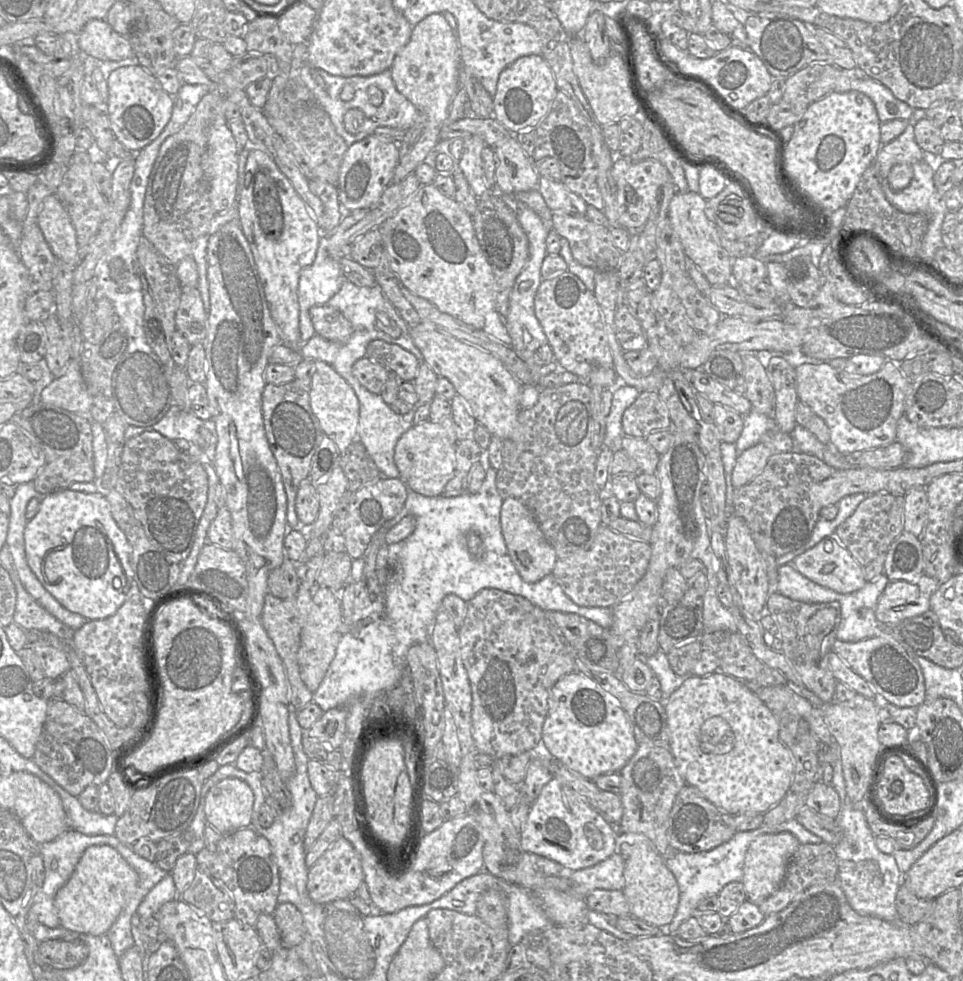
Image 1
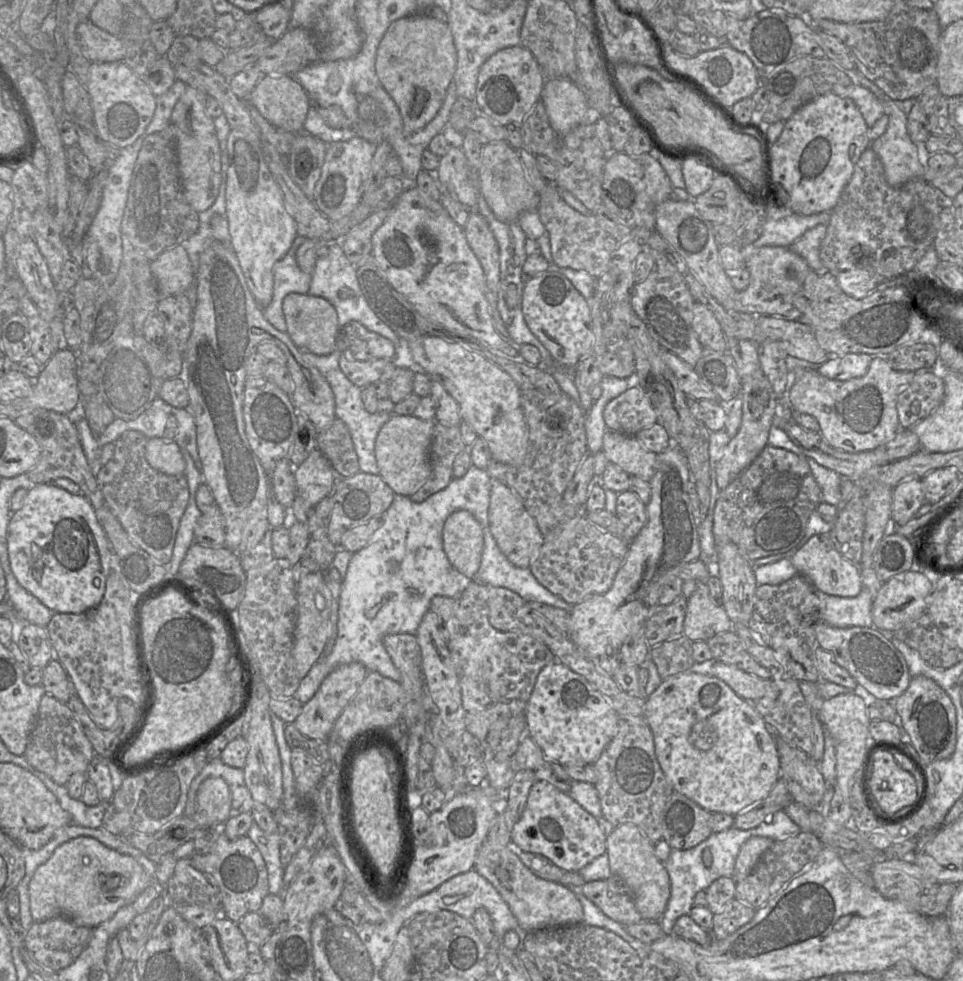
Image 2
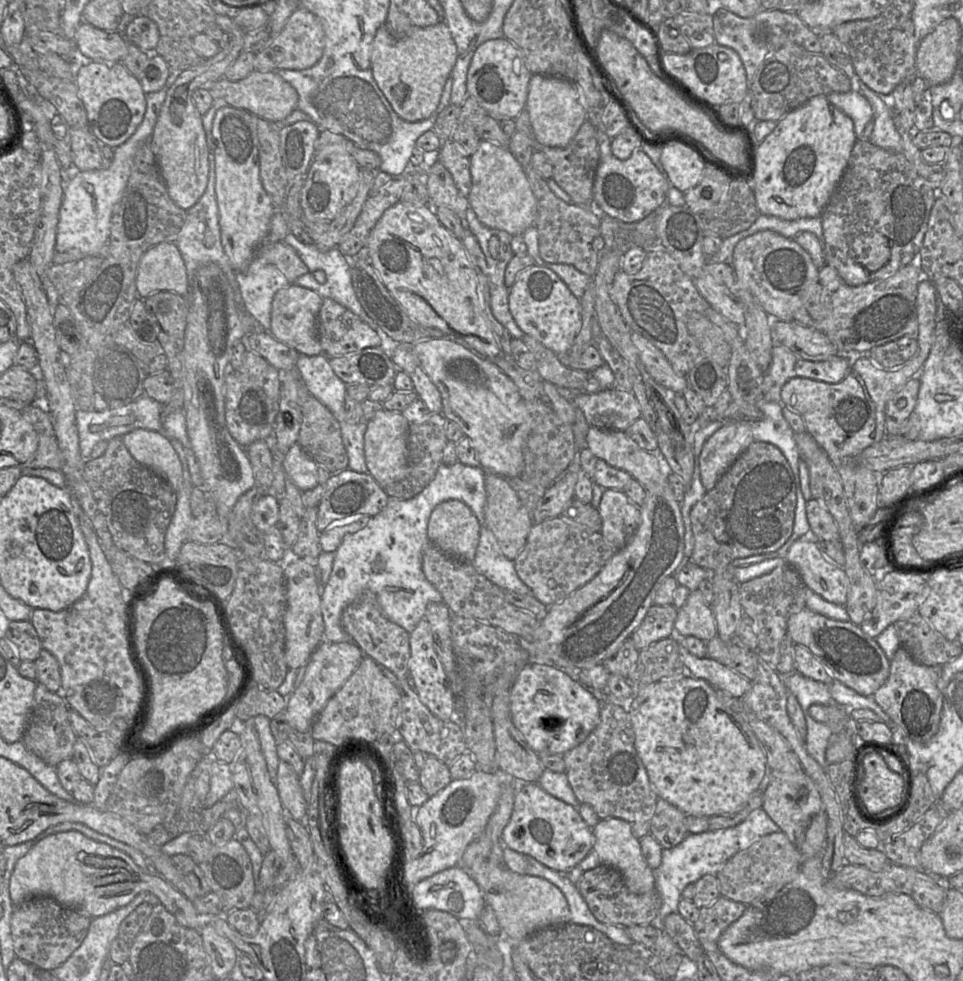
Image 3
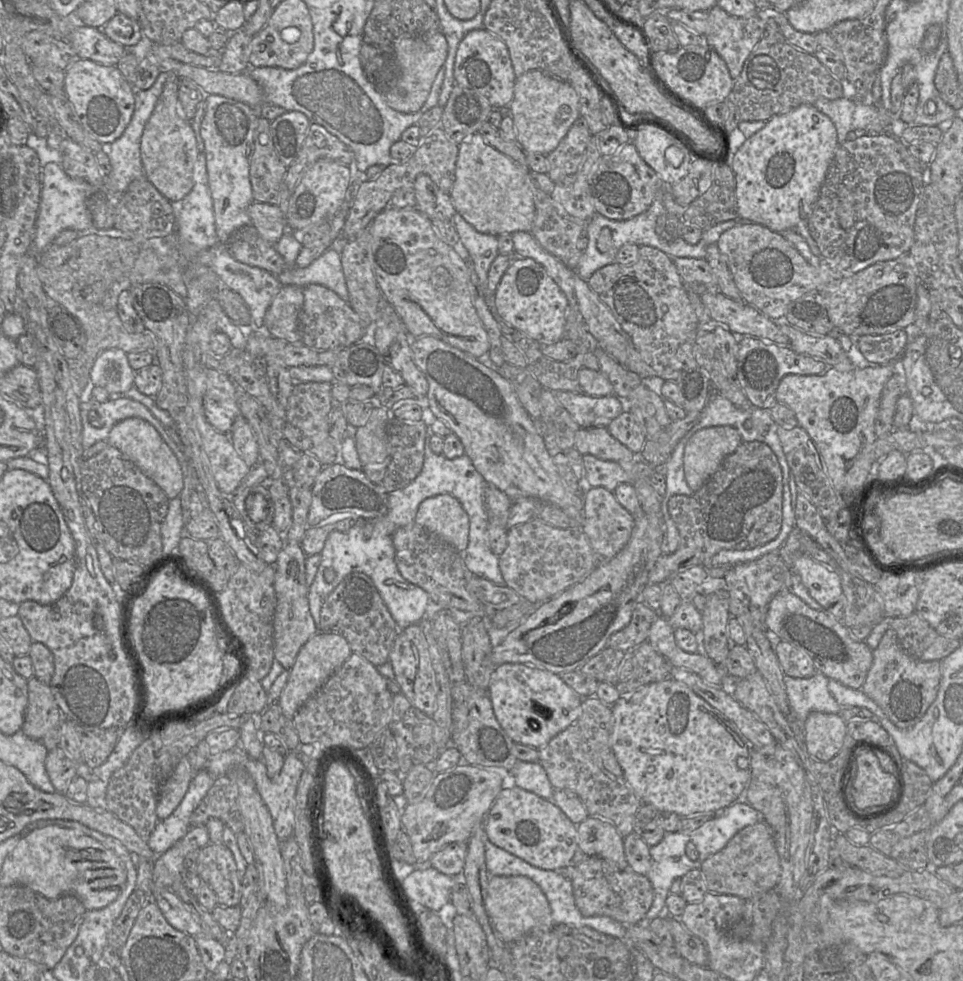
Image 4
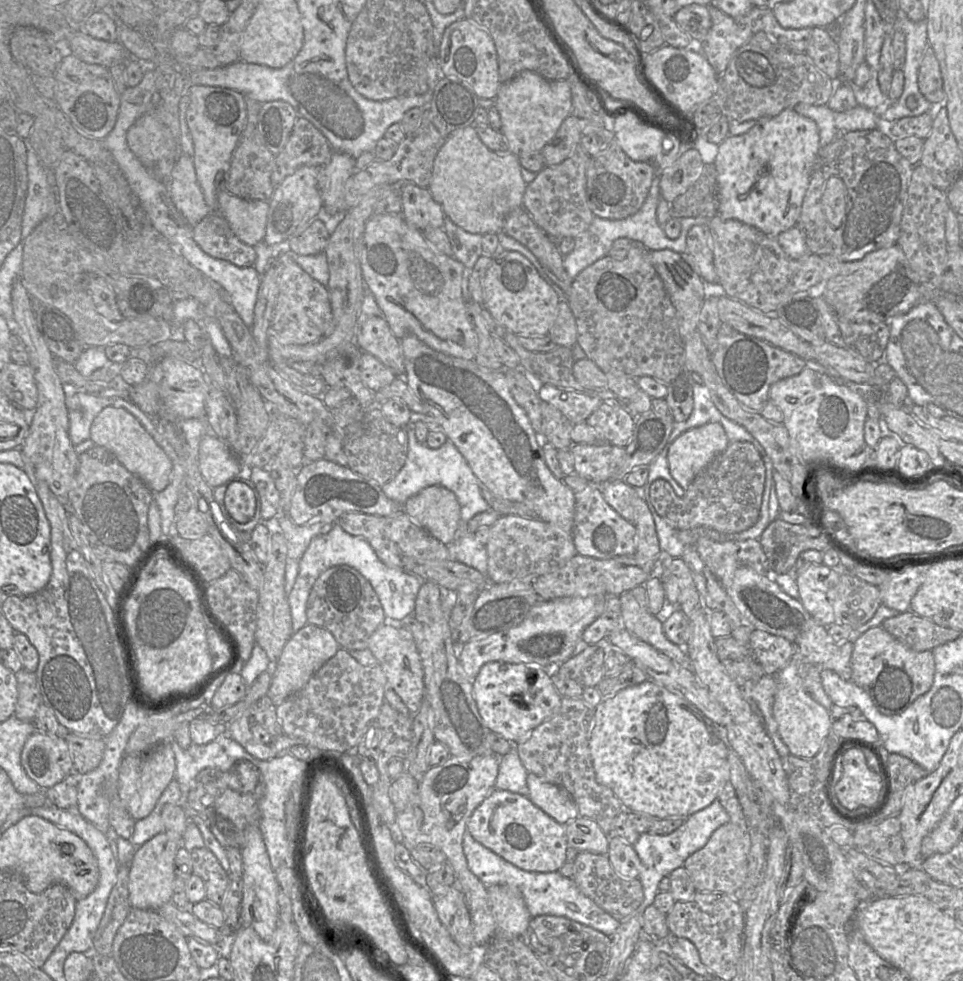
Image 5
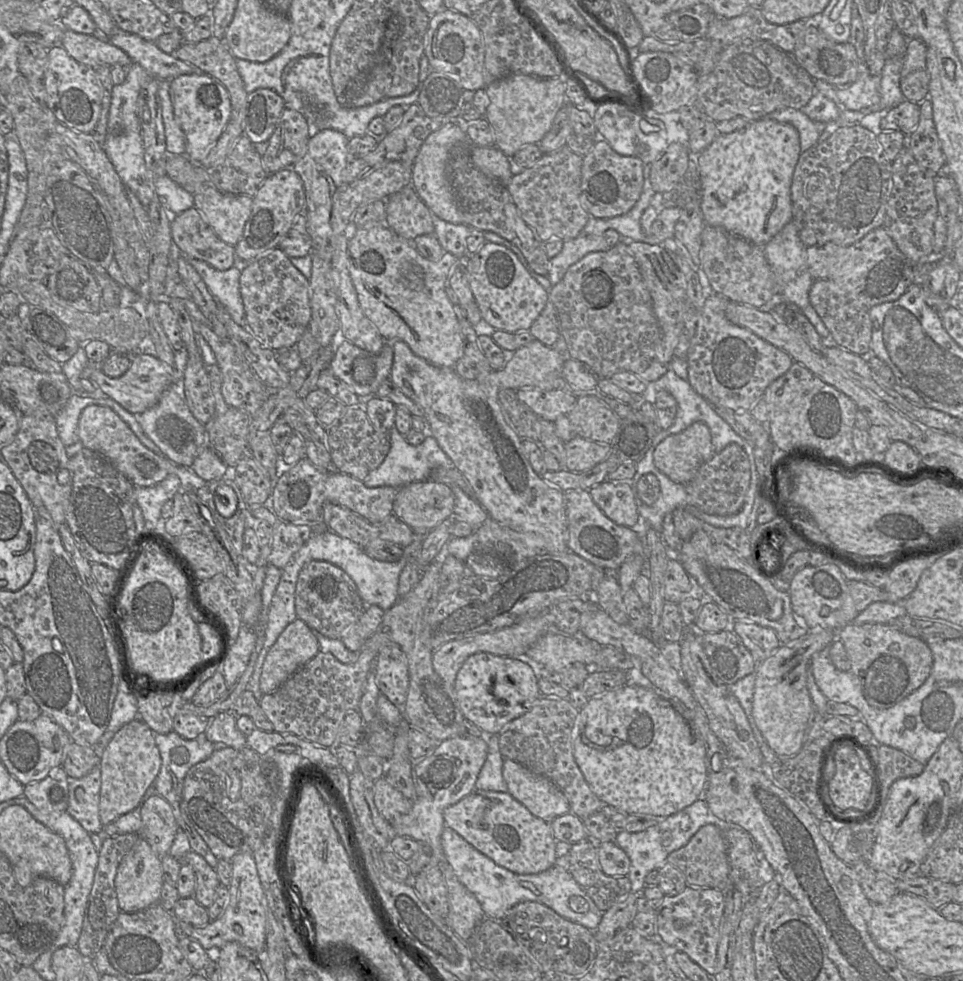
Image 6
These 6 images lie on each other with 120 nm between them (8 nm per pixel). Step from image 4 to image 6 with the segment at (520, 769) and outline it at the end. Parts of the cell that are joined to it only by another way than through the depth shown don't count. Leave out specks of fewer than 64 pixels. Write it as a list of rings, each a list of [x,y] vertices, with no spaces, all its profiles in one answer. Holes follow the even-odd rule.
[[[487,734],[487,745],[487,758],[476,781],[476,789],[508,792],[503,777],[505,758],[499,747],[498,734]]]

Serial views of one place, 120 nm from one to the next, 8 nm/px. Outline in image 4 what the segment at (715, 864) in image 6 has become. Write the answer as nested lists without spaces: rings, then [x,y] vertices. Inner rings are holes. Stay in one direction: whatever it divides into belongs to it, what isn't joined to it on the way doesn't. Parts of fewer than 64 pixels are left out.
[[[764,821],[741,829],[722,850],[704,860],[699,870],[704,875],[709,893],[749,900],[775,889],[780,878],[781,865],[772,829]]]

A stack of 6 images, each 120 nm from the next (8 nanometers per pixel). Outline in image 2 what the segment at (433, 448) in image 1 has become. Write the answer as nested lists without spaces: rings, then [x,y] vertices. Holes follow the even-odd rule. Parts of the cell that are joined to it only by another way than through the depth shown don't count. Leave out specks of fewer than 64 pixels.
[[[392,414],[380,429],[375,441],[375,456],[379,476],[394,491],[407,497],[415,494],[431,474],[429,451],[433,437],[434,420],[422,420],[413,415]]]

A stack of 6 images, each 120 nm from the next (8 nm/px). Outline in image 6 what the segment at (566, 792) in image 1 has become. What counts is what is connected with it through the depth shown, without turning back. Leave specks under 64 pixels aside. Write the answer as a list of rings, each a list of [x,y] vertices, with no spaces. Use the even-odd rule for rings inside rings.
[[[476,789],[444,811],[446,826],[454,829],[467,842],[497,865],[516,874],[538,874],[556,864],[556,842],[550,823],[534,816],[509,792]]]

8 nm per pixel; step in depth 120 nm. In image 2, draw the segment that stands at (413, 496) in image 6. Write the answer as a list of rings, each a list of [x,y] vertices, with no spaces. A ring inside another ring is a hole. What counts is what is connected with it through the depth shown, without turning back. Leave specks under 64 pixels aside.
[[[467,510],[452,513],[444,524],[442,539],[453,568],[467,578],[475,577],[484,546],[483,530],[478,520]]]

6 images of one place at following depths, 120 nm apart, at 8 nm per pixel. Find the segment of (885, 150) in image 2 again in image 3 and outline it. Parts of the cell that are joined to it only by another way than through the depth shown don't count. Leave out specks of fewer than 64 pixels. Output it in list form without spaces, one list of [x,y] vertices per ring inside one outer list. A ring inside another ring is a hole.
[[[860,78],[858,85],[862,95],[867,98],[873,110],[874,129],[868,138],[869,142],[883,149],[901,153],[902,142],[895,126],[894,110]]]

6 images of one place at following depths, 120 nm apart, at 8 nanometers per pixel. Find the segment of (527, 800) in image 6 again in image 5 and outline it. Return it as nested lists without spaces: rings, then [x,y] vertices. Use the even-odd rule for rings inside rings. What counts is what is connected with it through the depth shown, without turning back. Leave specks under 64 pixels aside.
[[[529,773],[527,776],[528,797],[529,799],[551,818],[560,824],[576,819],[579,816],[578,808],[571,796],[561,787],[543,781],[539,776]]]

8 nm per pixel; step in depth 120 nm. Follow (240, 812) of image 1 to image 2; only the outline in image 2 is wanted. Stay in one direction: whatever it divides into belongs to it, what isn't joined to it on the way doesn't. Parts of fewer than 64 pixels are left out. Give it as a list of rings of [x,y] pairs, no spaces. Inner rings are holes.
[[[220,777],[205,779],[196,795],[197,812],[193,818],[201,827],[220,828],[233,814],[231,792]]]

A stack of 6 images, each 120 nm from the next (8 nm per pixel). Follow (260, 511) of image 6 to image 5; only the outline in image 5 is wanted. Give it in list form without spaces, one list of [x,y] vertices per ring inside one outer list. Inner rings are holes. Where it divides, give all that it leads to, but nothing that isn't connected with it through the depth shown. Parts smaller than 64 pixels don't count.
[[[286,513],[276,519],[263,521],[272,525],[271,532],[282,532],[287,542],[287,564],[285,570],[285,592],[288,595],[299,572],[299,560],[310,545],[312,539],[329,532],[335,523],[311,522],[305,525],[295,524]]]

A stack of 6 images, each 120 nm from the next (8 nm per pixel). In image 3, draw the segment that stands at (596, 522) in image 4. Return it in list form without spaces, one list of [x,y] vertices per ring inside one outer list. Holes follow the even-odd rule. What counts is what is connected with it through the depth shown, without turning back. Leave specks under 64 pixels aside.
[[[606,489],[597,510],[602,520],[600,532],[605,543],[614,551],[620,551],[640,524],[640,507],[633,504],[623,490]]]

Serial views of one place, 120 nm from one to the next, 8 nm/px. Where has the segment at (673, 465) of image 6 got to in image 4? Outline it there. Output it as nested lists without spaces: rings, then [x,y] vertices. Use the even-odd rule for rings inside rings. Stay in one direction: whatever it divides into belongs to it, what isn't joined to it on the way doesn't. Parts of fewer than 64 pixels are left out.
[[[714,426],[696,432],[688,440],[683,456],[689,487],[699,490],[741,442],[739,432],[731,426]]]

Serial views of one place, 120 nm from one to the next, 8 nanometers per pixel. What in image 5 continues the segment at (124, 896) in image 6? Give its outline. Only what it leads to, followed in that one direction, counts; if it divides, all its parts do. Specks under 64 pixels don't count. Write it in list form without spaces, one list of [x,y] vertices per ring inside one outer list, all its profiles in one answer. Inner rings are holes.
[[[175,832],[157,834],[135,851],[129,870],[129,902],[132,908],[155,910],[171,901],[175,880],[175,856],[182,836]]]

